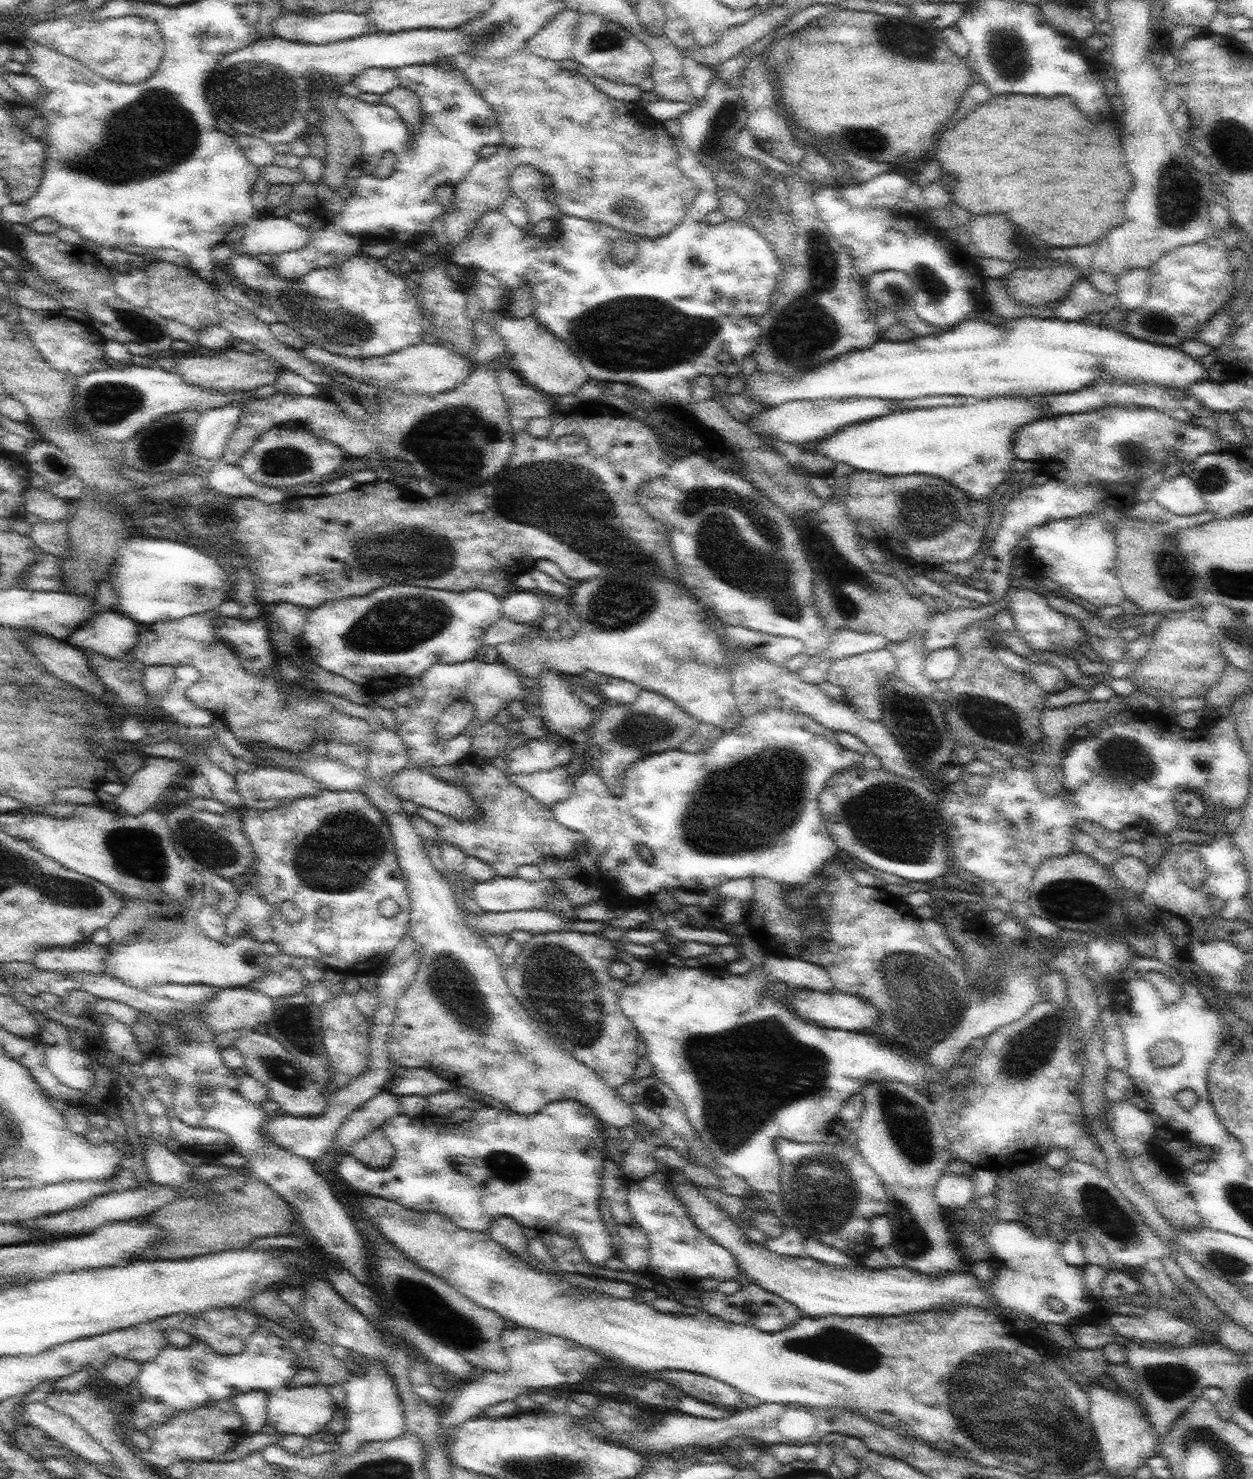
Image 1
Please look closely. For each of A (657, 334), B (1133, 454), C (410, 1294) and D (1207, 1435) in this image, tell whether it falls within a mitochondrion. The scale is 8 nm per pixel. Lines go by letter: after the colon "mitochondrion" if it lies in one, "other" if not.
A: mitochondrion
B: mitochondrion
C: mitochondrion
D: mitochondrion

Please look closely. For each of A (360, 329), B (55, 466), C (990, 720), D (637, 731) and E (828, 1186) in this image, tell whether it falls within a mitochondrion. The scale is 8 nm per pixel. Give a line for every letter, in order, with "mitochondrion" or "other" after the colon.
A: mitochondrion
B: mitochondrion
C: mitochondrion
D: mitochondrion
E: mitochondrion

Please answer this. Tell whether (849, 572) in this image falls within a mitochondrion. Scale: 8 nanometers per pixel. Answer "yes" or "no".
yes

